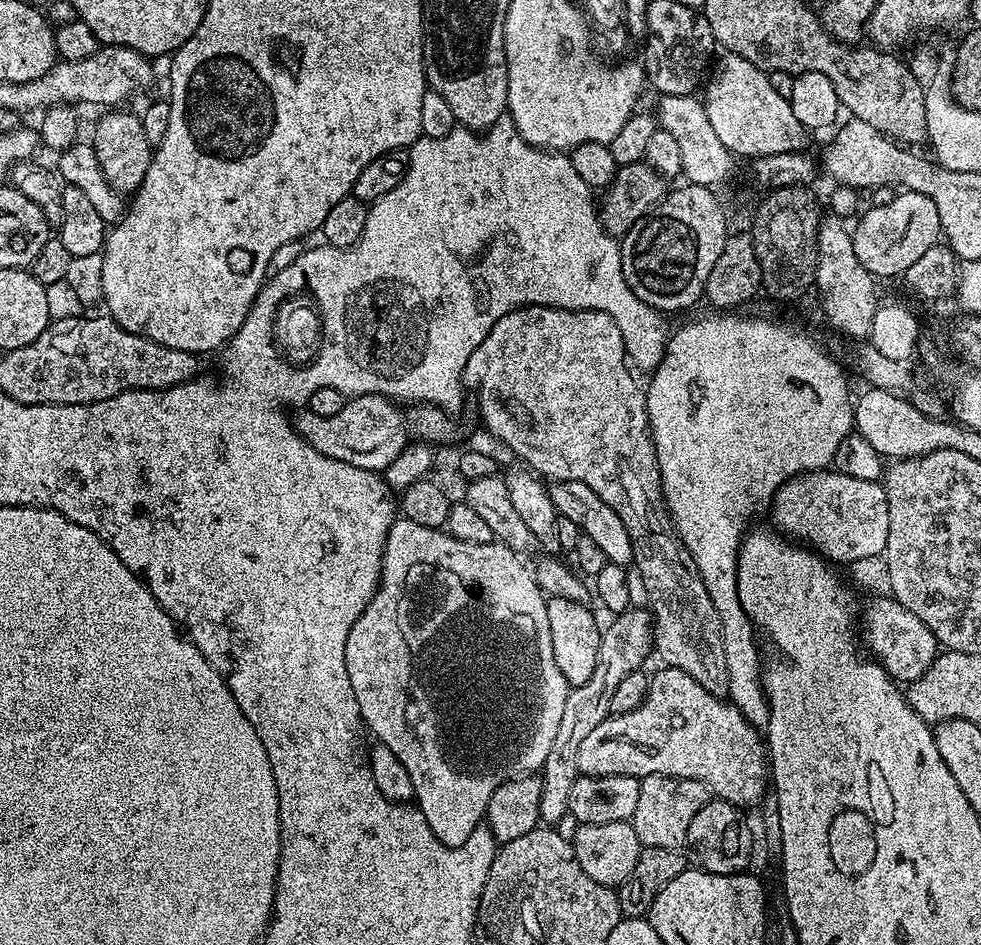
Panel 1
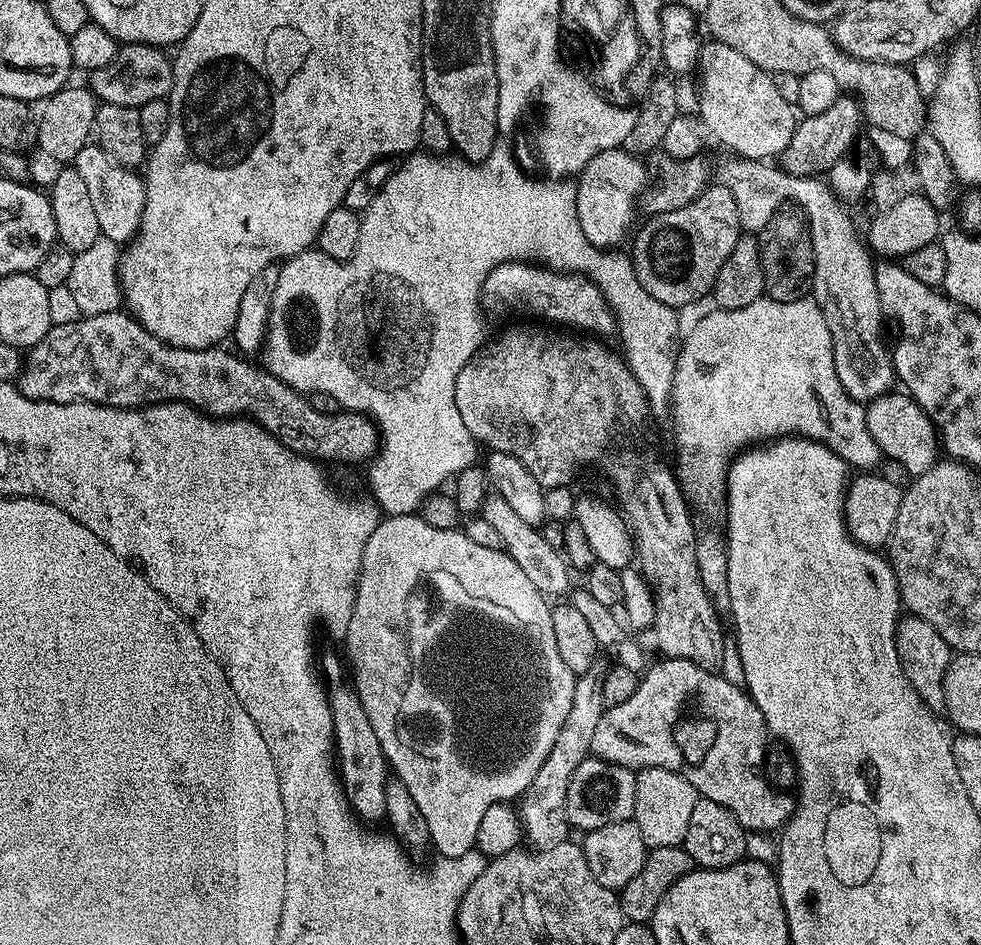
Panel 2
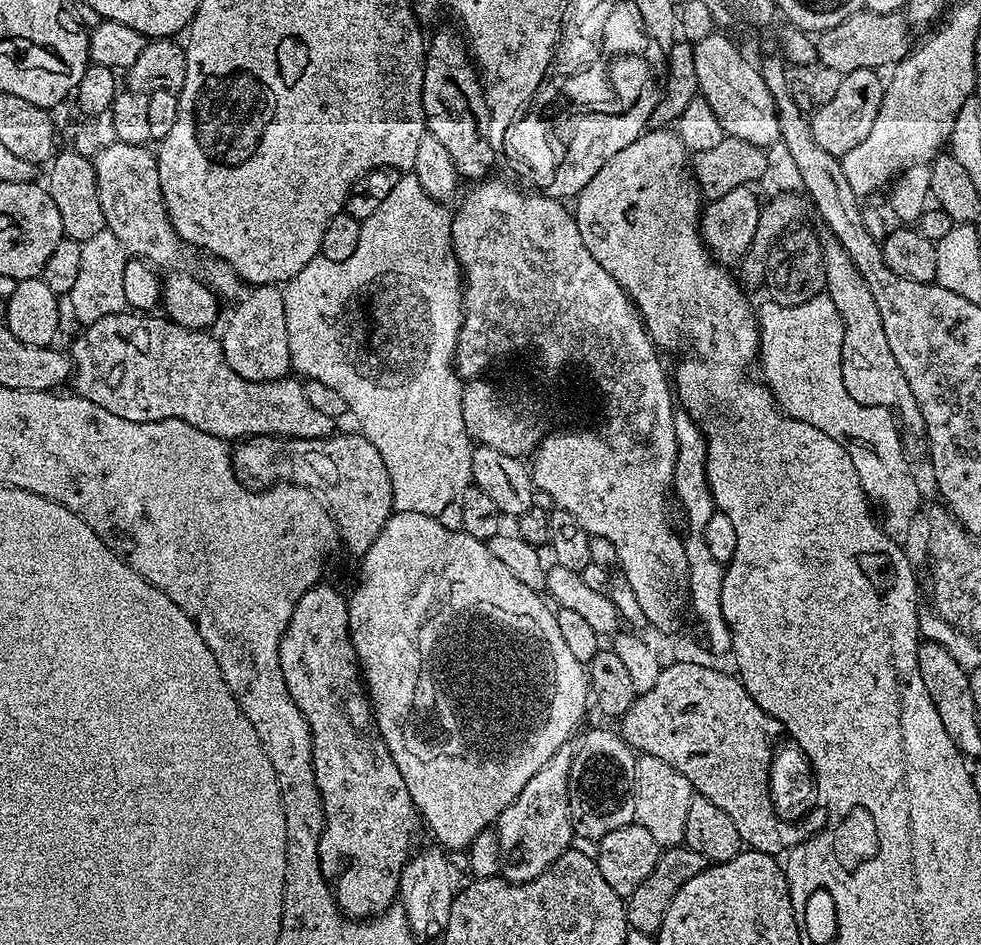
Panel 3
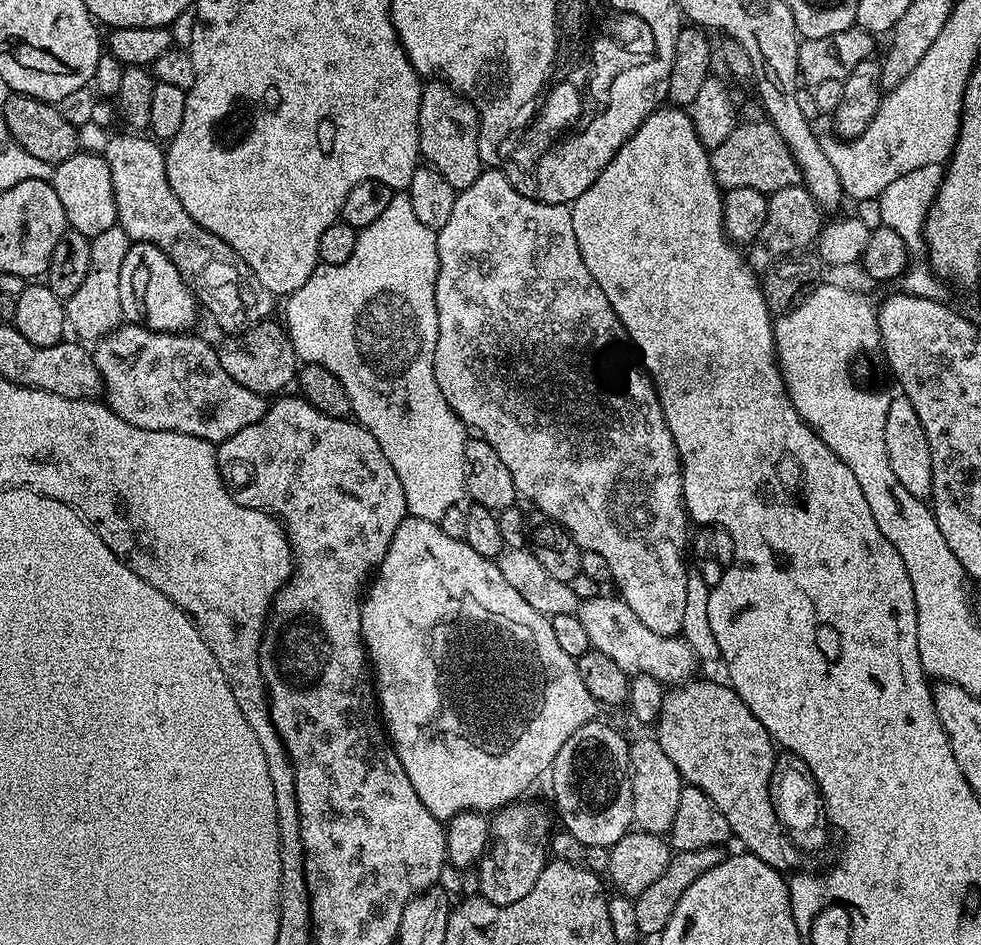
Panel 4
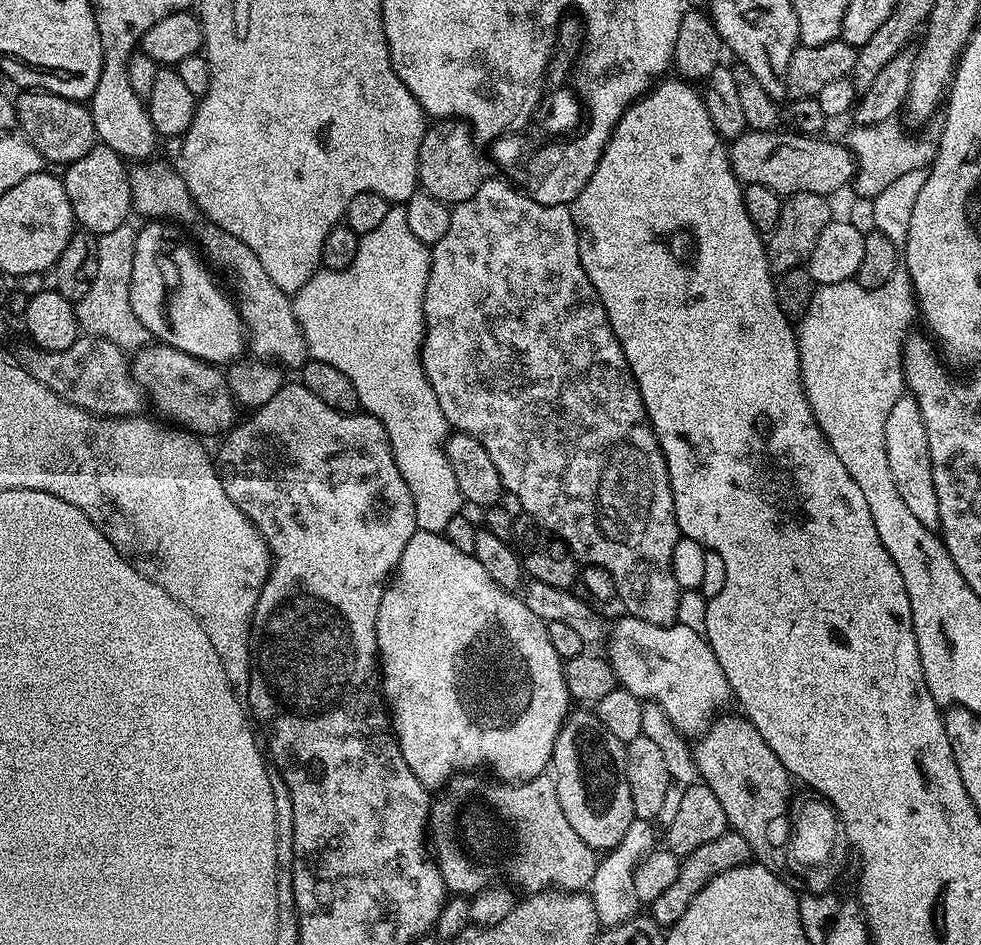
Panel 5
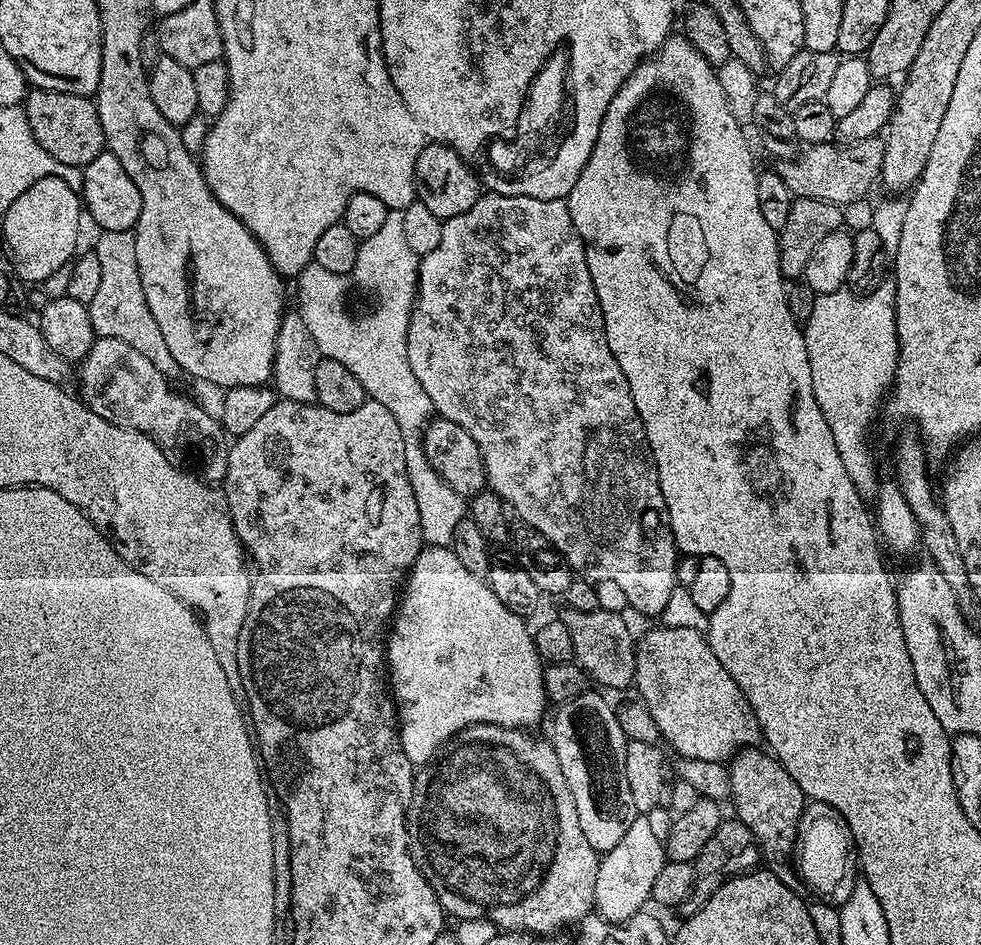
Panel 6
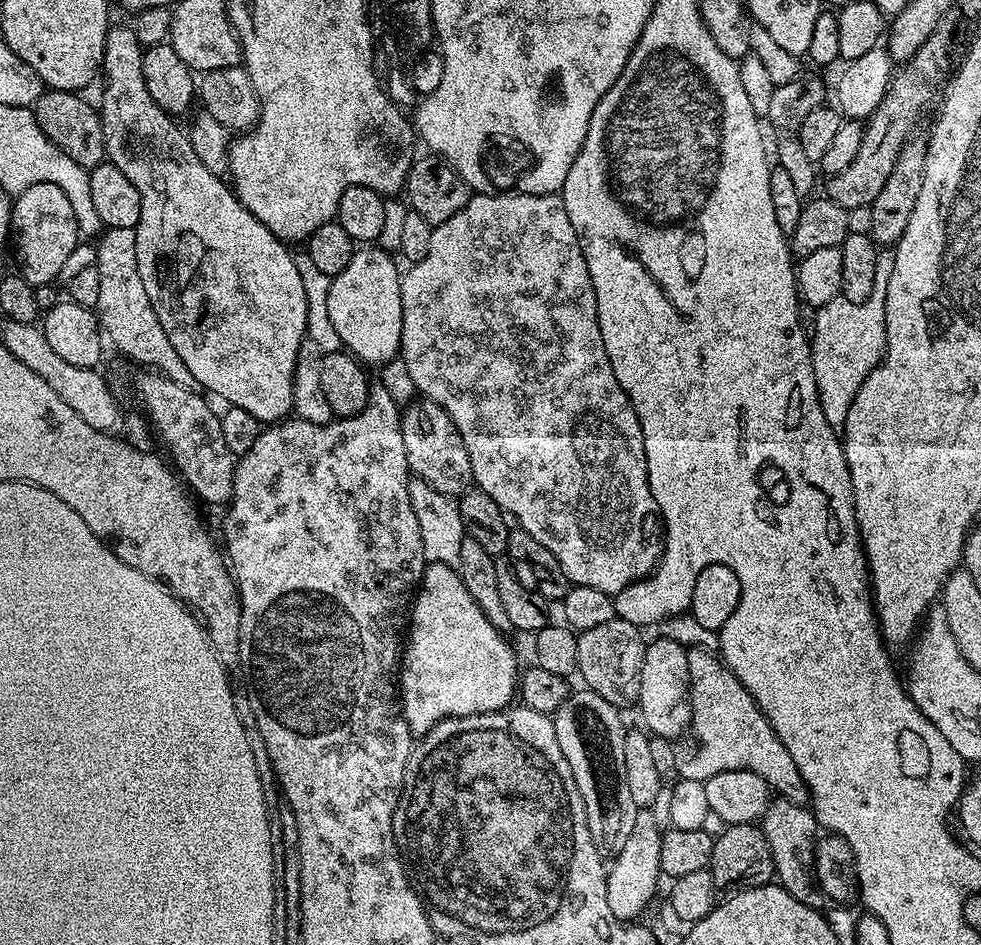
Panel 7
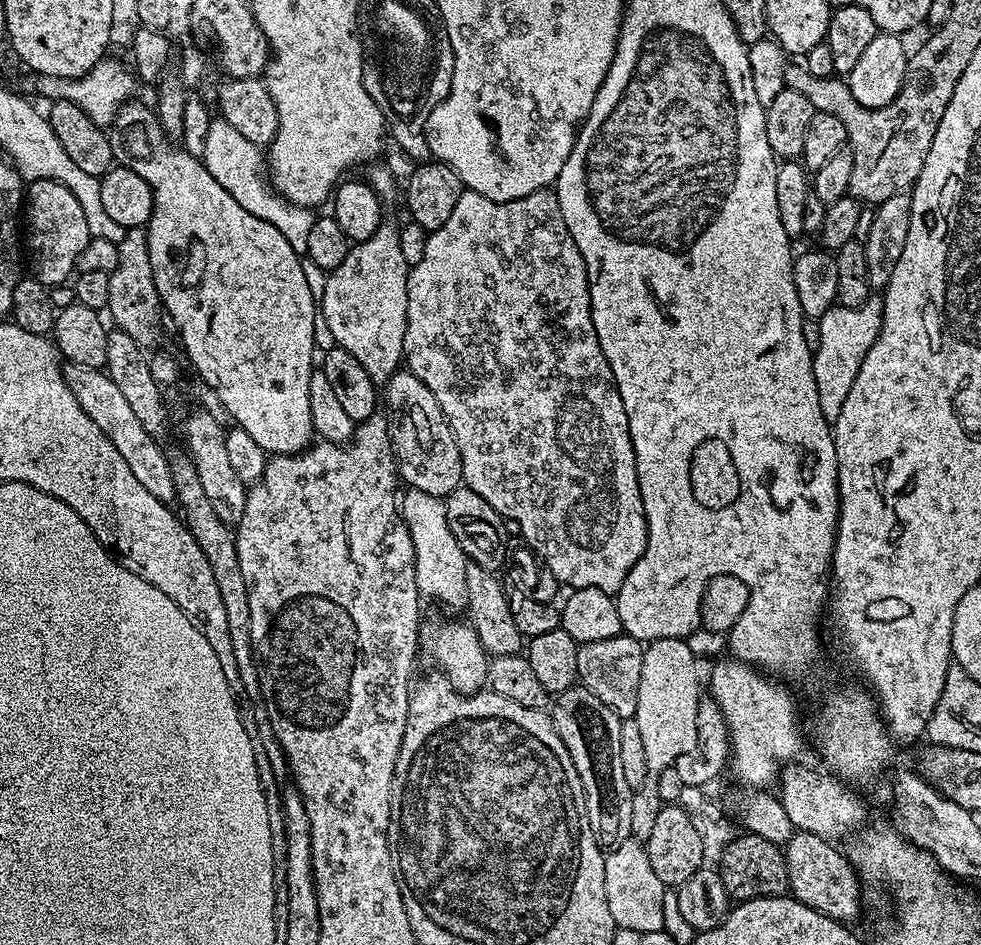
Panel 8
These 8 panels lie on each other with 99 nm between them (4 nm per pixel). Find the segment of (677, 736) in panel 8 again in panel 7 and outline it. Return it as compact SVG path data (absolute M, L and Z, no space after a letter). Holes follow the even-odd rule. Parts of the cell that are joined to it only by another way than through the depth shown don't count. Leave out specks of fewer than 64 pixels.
M660 636L649 639L642 658L638 709L644 715L643 727L653 736L677 738L689 731L692 701L688 699L688 653L683 643ZM637 809L633 829L630 830L630 835L626 838L626 843L613 857L613 864L608 868L607 878L607 902L610 910L613 911L619 920L625 922L631 921L653 896L658 878L661 877L661 838L663 831L661 825L654 821L654 816L651 809Z

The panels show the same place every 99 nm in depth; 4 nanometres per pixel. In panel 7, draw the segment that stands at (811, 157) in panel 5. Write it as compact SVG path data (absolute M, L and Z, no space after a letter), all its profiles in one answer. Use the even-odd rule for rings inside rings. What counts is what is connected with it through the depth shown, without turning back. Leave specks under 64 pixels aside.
M944 30L933 32L930 39L914 55L903 61L901 68L904 69L901 72L899 69L893 75L882 102L867 121L858 158L854 158L854 162L850 162L846 170L827 181L827 199L838 202L843 208L872 205L874 198L878 198L882 186L886 186L886 178L890 178L894 170L894 162L898 162L898 154L913 135L912 127L919 122L920 112L927 110L940 88L940 83L941 88L945 83L949 72L948 36Z

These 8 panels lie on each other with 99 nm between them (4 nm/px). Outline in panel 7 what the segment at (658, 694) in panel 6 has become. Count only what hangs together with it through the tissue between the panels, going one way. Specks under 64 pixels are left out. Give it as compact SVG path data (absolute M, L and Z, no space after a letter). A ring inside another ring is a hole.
M697 646L689 651L688 699L692 701L690 732L700 742L689 758L676 758L676 773L680 778L704 782L726 770L746 770L760 775L769 789L777 788L781 797L795 804L809 803L808 788L802 774L798 774L798 766L794 766L794 758L790 758L790 750L782 746L767 716L756 705L756 699L715 651Z

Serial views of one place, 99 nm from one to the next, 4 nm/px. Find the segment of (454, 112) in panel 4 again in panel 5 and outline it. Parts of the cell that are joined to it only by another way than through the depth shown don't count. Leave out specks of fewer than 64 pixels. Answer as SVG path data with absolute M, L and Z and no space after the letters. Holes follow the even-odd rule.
M440 118L424 129L422 146L418 150L418 184L436 200L449 206L474 198L474 190L486 179L480 169L482 152L471 128L463 120Z

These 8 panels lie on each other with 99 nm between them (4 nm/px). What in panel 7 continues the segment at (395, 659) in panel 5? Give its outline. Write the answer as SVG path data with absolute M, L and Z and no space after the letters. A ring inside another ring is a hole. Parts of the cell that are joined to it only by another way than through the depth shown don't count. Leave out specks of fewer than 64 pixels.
M437 563L425 567L410 605L406 643L398 664L398 699L413 737L426 735L439 720L499 712L513 703L518 667L508 639L470 598L470 590L455 567Z

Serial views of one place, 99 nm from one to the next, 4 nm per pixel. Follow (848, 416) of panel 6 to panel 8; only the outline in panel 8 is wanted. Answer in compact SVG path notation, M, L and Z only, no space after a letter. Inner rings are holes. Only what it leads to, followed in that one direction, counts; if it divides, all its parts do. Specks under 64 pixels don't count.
M870 298L861 308L830 307L819 318L821 337L818 350L812 353L812 365L814 382L818 386L818 406L822 406L822 414L829 422L836 421L842 411L842 402L846 402L854 378L858 378L862 358L870 354L870 346L874 346L878 338L883 313L883 299Z

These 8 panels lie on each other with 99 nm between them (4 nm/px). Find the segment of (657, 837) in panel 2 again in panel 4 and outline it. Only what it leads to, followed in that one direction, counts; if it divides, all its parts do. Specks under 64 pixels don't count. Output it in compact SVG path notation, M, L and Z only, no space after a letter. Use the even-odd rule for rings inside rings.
M651 735L641 740L632 740L628 746L628 771L632 778L632 818L635 827L642 832L652 832L655 836L671 833L674 814L678 810L678 798L686 782L680 771L666 758L666 750Z

